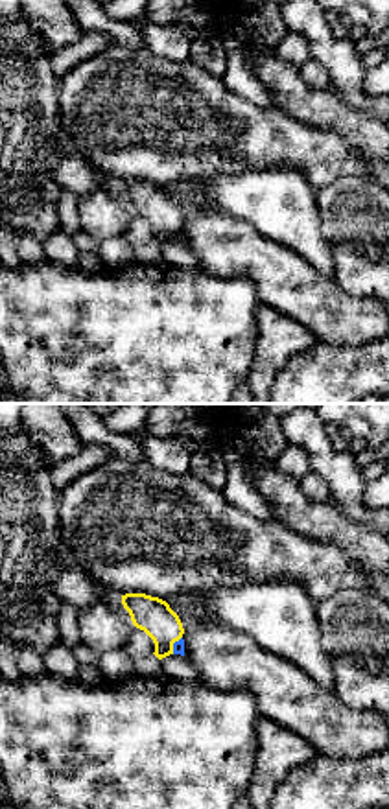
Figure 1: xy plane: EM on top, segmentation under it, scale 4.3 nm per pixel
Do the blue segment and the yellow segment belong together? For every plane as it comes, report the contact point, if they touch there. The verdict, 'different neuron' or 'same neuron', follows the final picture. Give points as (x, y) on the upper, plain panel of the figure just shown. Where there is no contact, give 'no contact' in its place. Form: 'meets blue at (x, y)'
meets blue at (174, 233)

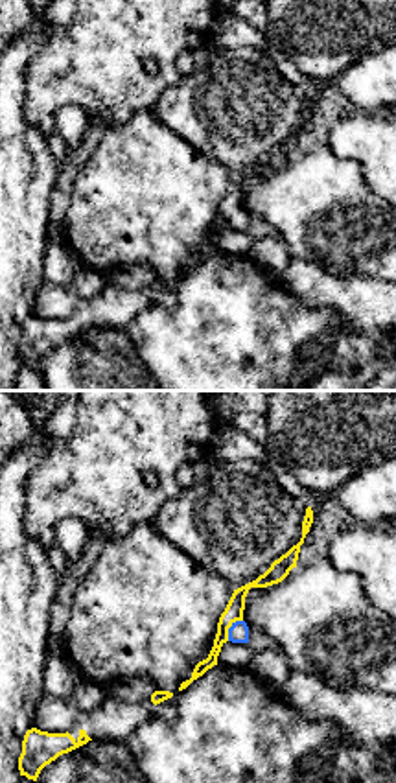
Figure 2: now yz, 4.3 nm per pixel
meets blue at (229, 216)

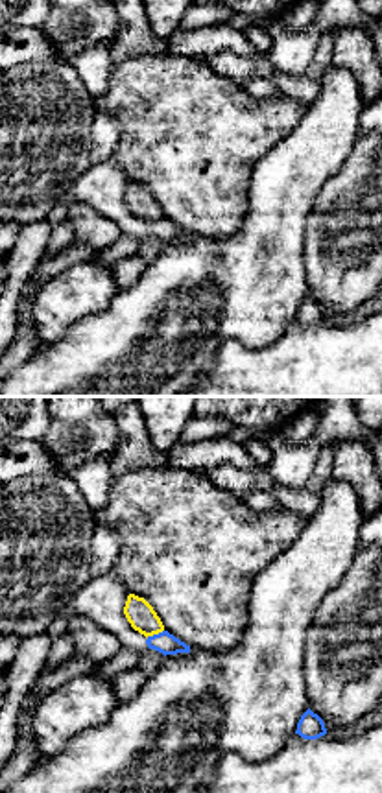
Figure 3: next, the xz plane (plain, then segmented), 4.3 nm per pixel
meets blue at (154, 222)

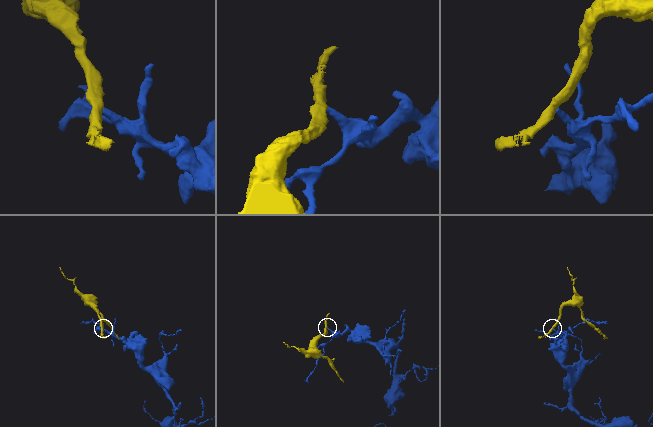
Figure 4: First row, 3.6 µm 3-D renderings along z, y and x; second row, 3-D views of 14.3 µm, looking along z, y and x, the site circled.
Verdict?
same neuron

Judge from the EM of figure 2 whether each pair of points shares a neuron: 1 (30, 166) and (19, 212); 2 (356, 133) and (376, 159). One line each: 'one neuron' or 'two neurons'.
1: one neuron
2: one neuron

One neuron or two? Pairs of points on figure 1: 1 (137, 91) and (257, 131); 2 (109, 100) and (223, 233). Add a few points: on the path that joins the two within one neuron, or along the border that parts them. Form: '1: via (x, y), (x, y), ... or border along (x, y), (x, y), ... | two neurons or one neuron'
1: via (166, 109), (176, 109), (190, 124), (227, 124) | one neuron
2: border along (203, 179), (165, 187) | two neurons

